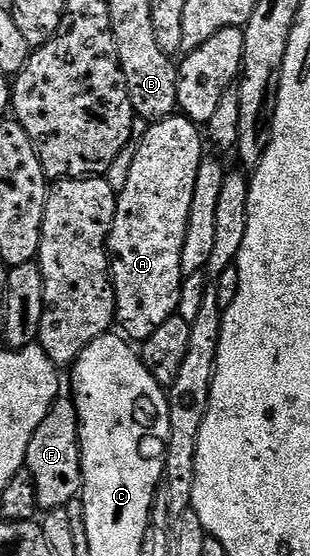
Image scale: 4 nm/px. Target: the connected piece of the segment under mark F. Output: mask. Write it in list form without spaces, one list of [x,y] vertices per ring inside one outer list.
[[[63,396],[56,400],[45,420],[41,420],[37,432],[33,432],[25,468],[33,476],[33,484],[37,484],[40,511],[62,510],[70,507],[74,498],[76,501],[80,497],[83,473],[79,447],[79,413],[70,397]]]

